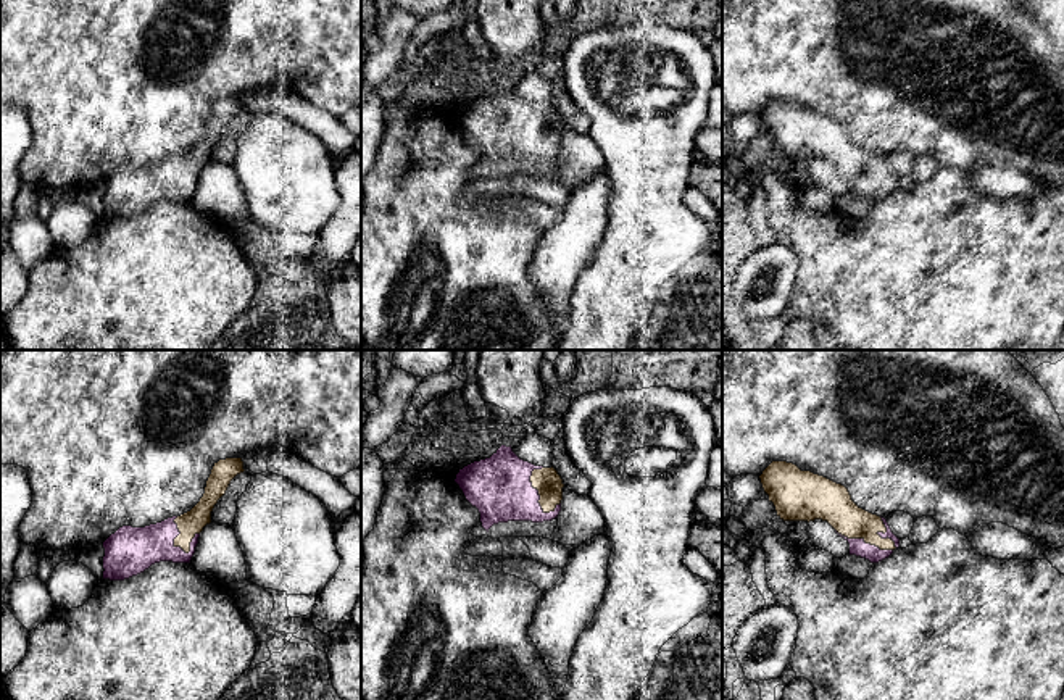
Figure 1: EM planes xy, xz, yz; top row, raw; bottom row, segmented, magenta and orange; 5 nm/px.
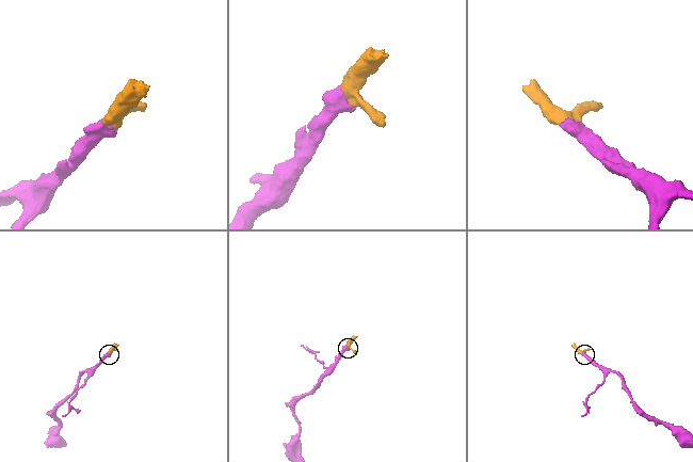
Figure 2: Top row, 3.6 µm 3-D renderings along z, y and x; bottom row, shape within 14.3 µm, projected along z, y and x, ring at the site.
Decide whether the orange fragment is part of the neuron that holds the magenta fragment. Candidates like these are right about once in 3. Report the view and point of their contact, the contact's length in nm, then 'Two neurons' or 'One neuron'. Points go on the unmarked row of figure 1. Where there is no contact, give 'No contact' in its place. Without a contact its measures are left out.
Touches magenta at xz (536, 128). Shared border 240 nm. One neuron

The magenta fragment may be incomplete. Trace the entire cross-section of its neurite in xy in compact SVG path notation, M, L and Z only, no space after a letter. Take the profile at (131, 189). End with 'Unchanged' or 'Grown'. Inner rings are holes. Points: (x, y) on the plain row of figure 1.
M242 97L219 98L203 135L190 150L145 166L119 166L103 181L103 218L124 219L160 200L190 202L200 171L211 161L214 144L243 110Z. Grown

